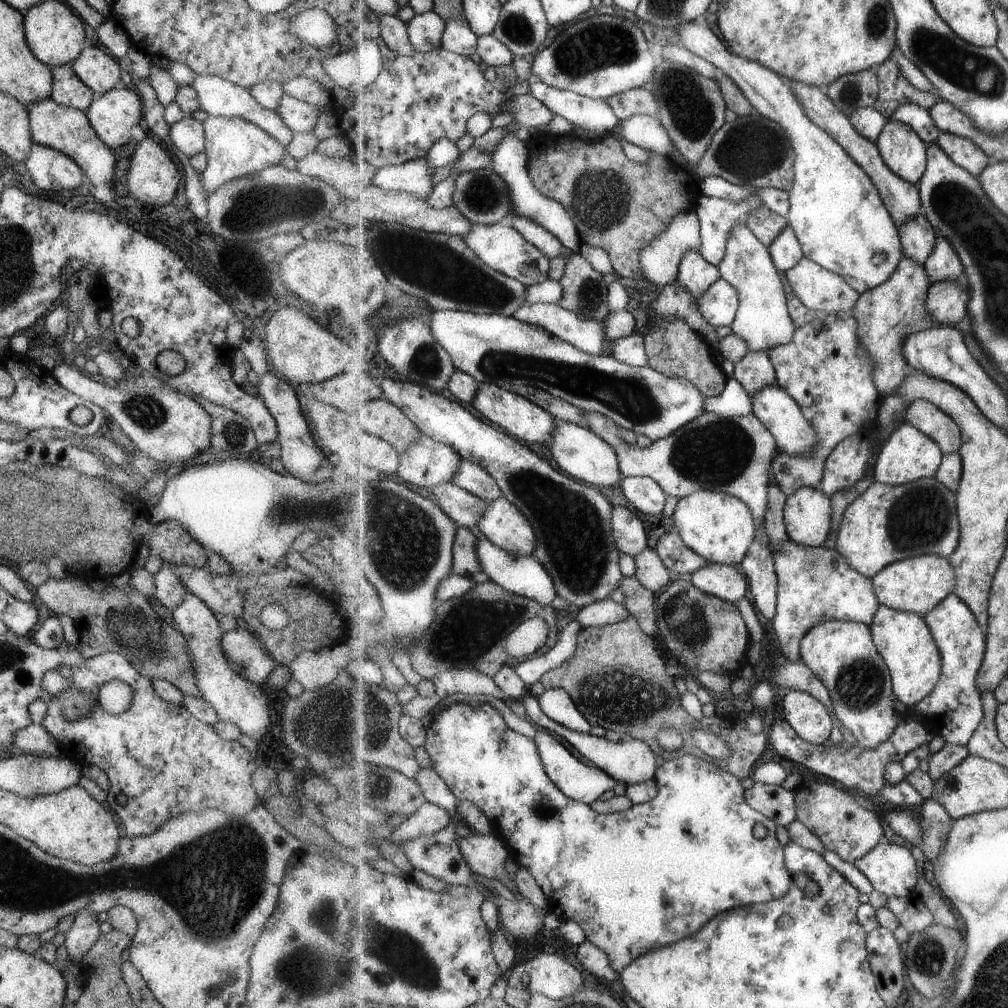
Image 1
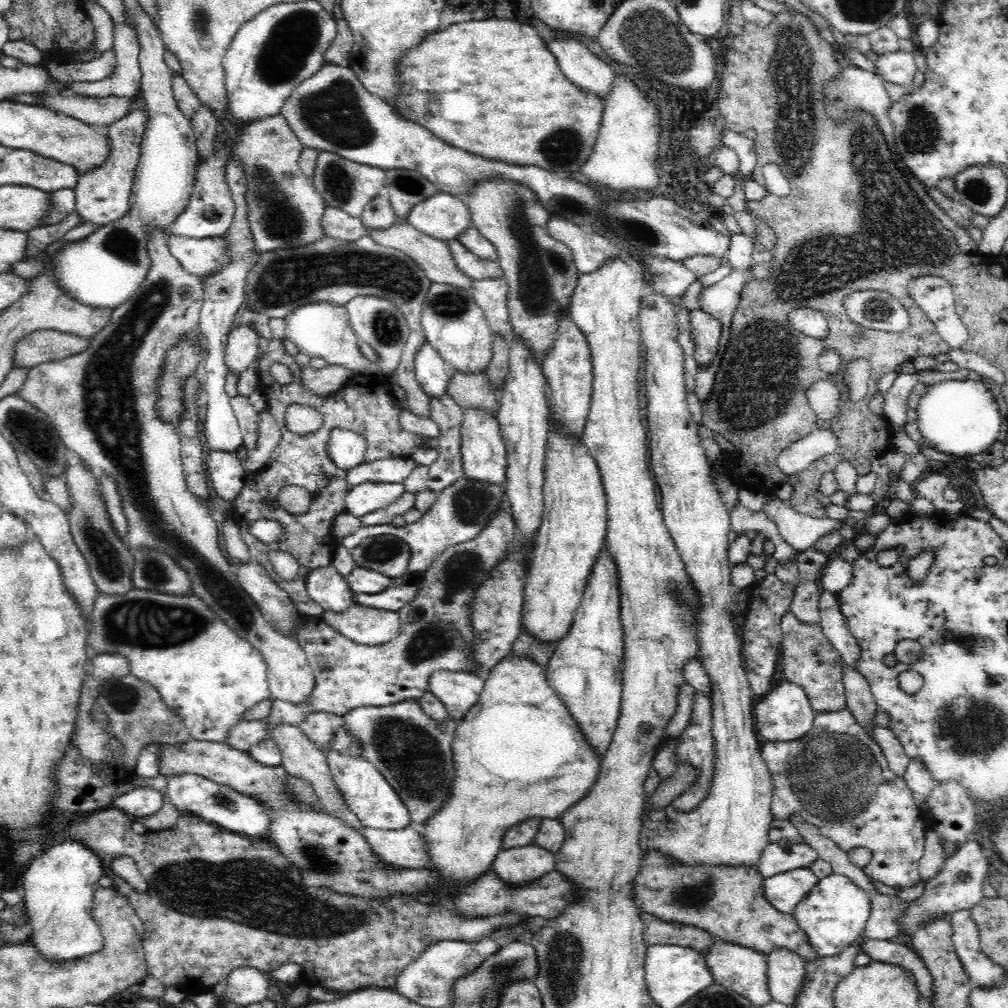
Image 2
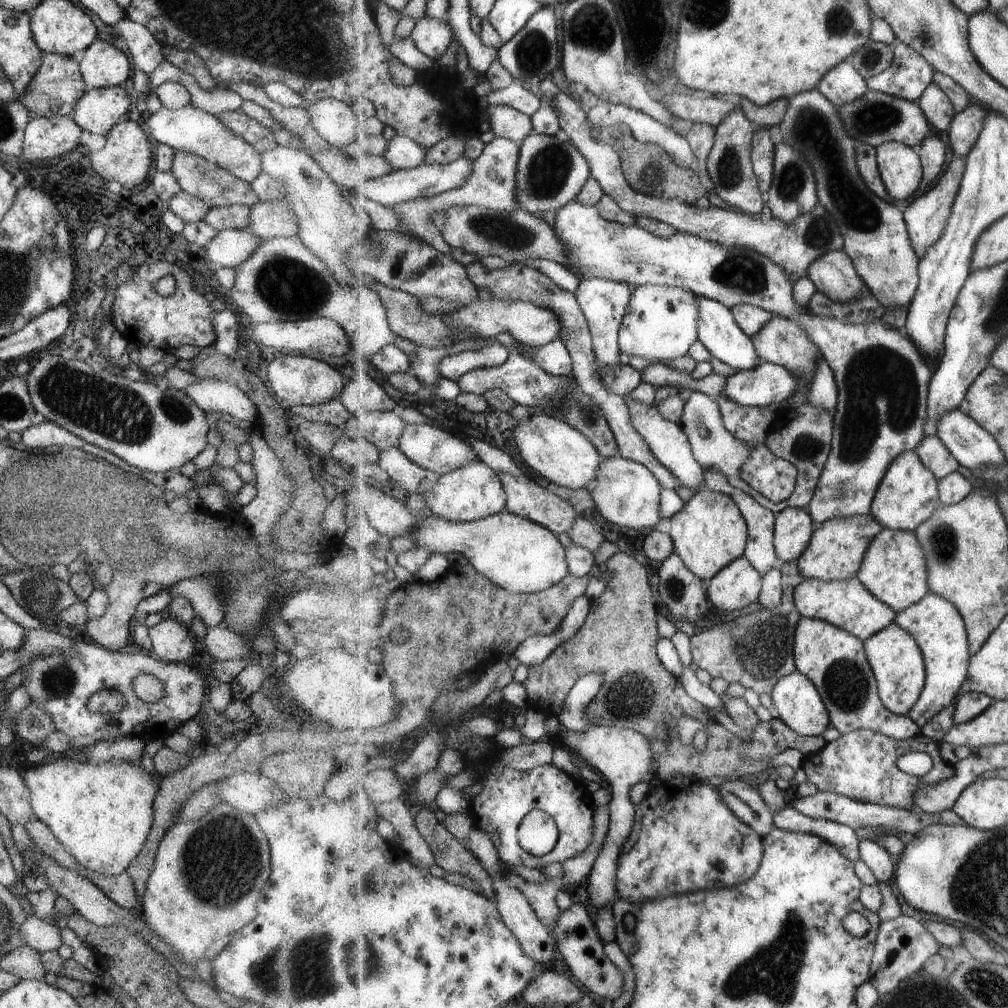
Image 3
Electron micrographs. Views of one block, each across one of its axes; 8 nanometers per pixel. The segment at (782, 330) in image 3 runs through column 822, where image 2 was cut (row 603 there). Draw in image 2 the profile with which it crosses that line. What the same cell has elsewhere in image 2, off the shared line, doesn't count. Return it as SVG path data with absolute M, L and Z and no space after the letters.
M354 603L340 612L324 611L322 617L336 631L360 644L381 645L400 632L399 611Z

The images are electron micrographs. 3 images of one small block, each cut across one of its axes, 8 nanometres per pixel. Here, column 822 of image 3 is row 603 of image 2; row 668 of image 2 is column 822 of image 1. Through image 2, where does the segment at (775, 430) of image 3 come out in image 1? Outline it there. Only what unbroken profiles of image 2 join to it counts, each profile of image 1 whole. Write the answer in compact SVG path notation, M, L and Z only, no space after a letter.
M782 272L782 279L786 284L788 292L787 300L790 308L791 316L794 318L796 331L794 339L782 345L775 347L768 354L774 362L776 375L778 376L777 384L790 394L798 403L807 420L816 428L820 434L822 442L814 451L813 455L791 456L789 453L779 452L774 458L771 473L773 480L782 486L782 489L790 497L794 495L800 488L815 487L822 482L826 460L835 450L835 447L846 439L848 436L858 433L866 428L869 422L878 416L882 398L879 389L875 386L873 376L872 362L870 355L864 350L858 337L857 319L851 312L845 313L826 313L807 308L806 304L795 294L790 280L786 276L786 272Z

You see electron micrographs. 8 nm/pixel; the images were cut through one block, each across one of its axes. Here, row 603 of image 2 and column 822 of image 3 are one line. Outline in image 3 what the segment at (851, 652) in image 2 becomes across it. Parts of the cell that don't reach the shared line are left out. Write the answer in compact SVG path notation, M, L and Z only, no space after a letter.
M791 805L779 810L775 815L775 827L783 830L815 834L833 844L848 860L857 862L861 859L860 843L862 840L853 828L834 821L815 819L799 814Z

